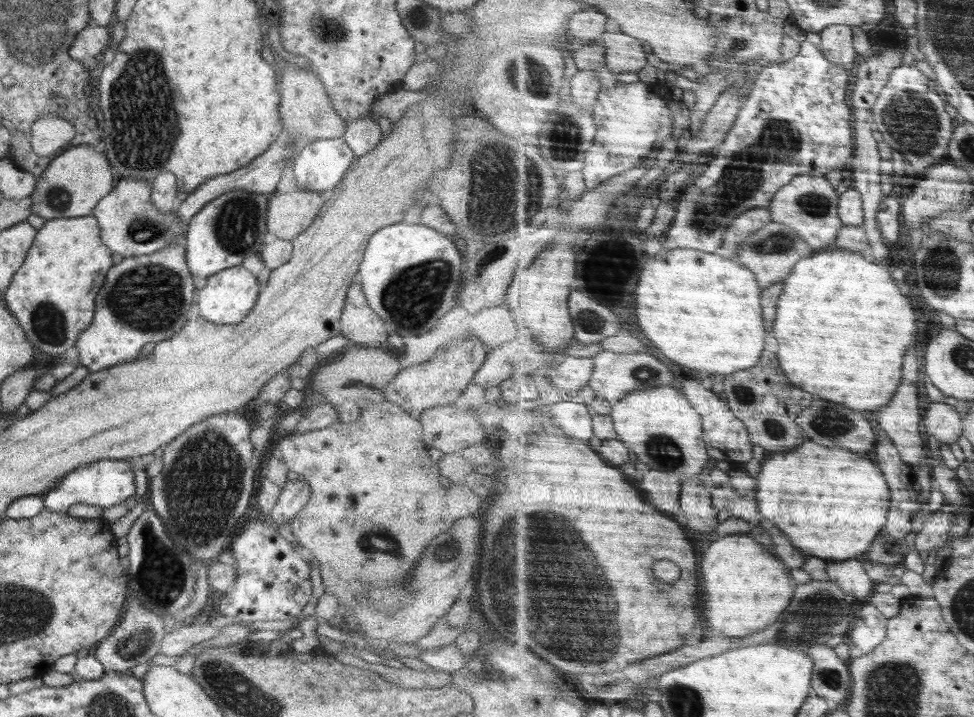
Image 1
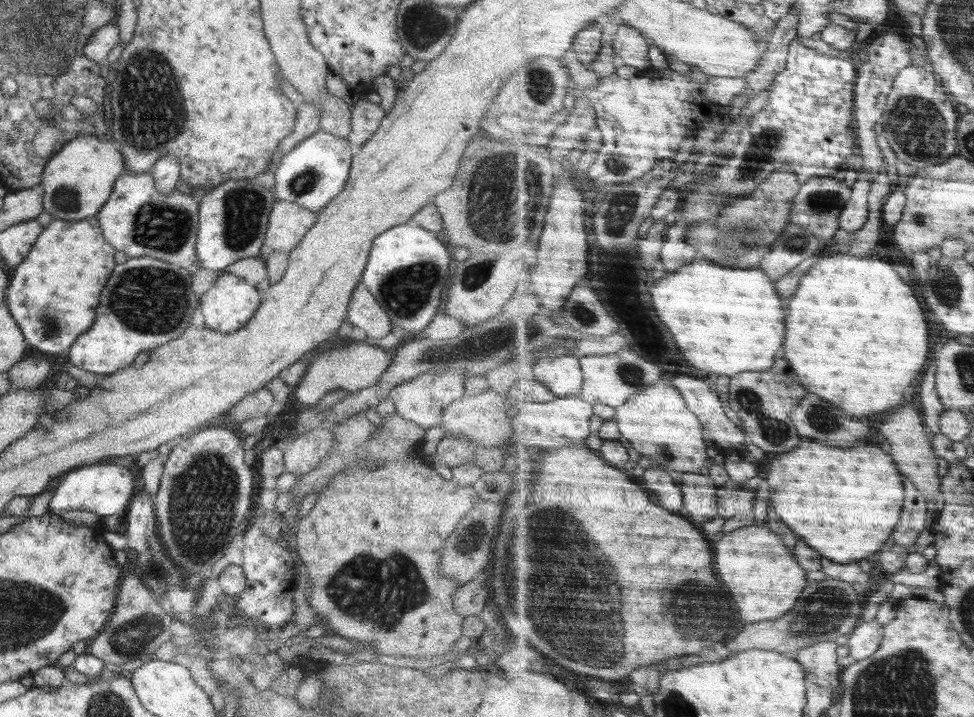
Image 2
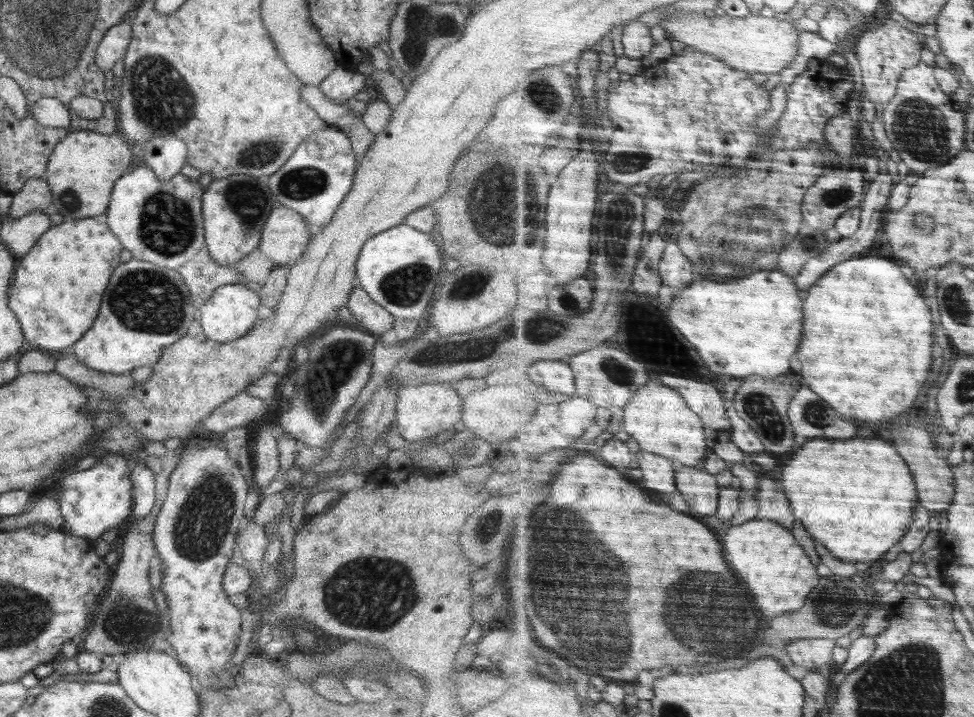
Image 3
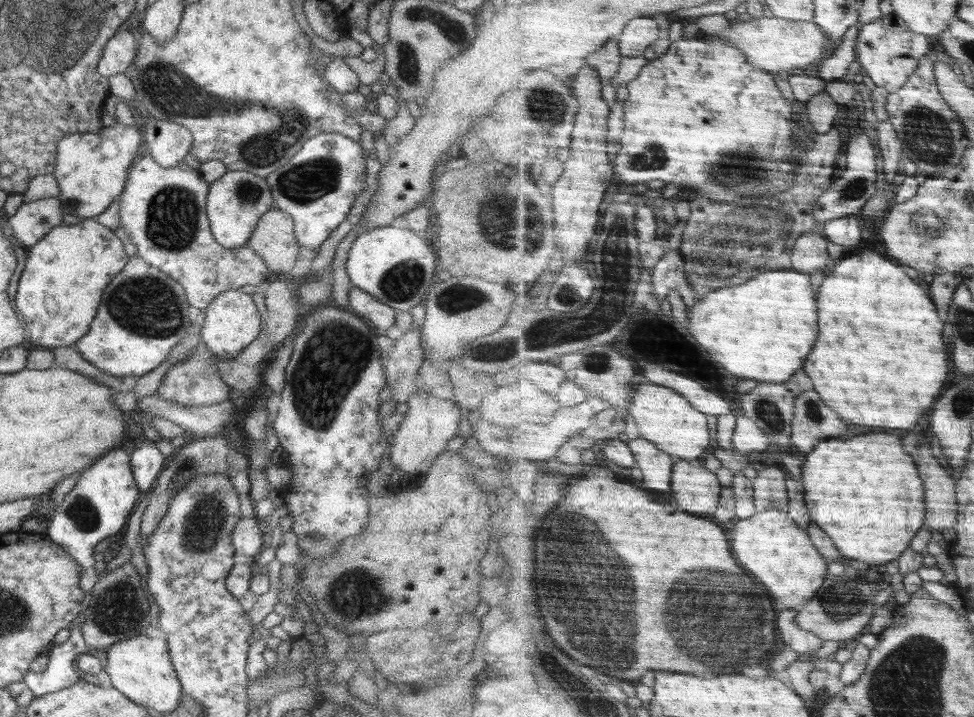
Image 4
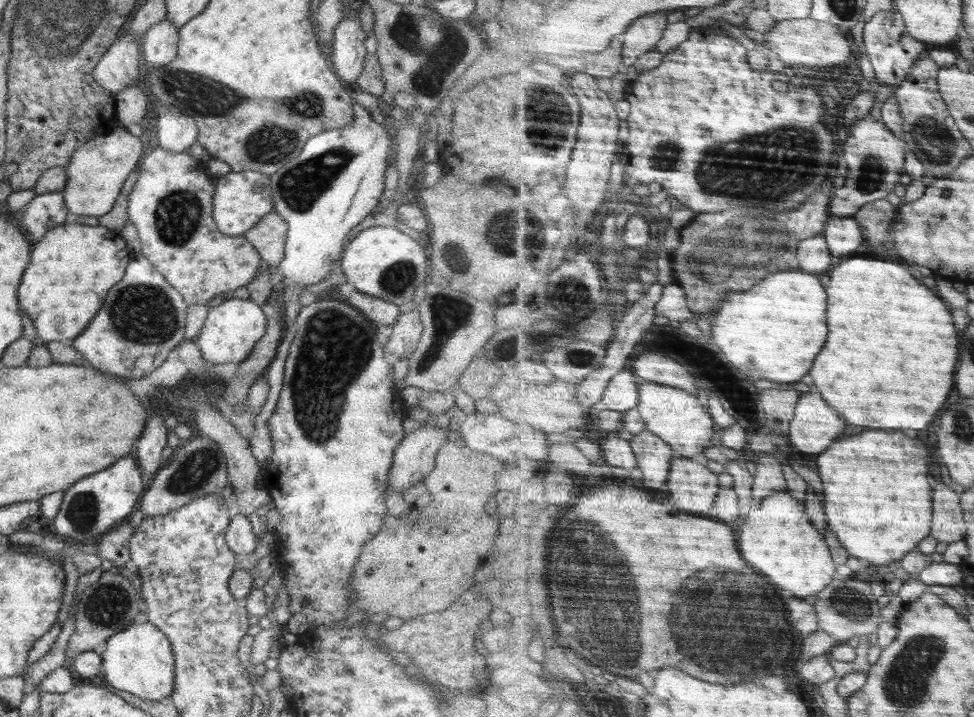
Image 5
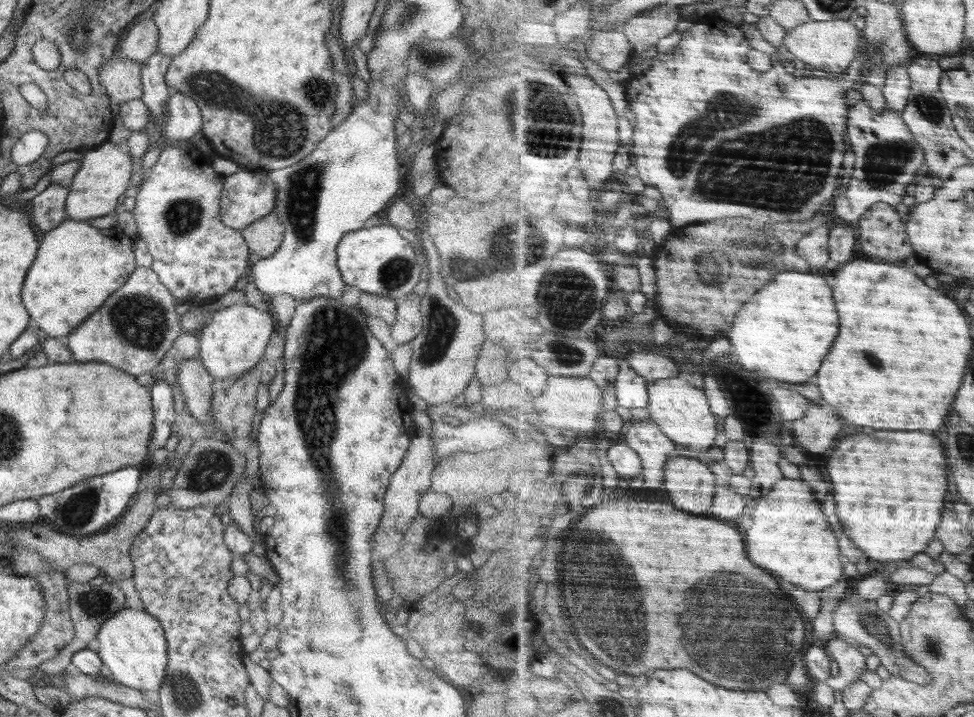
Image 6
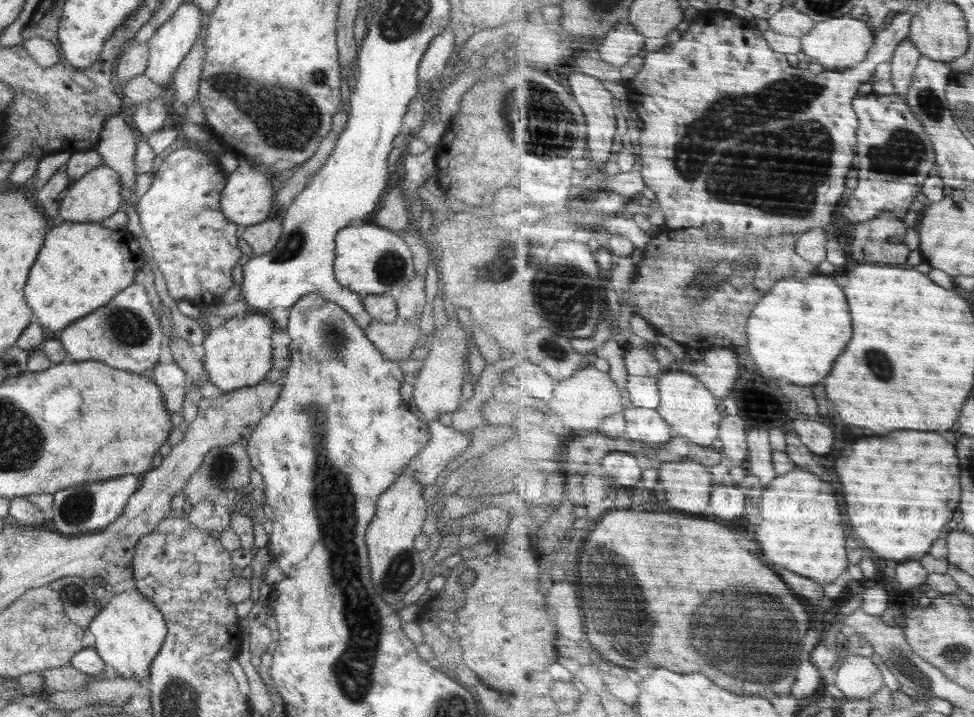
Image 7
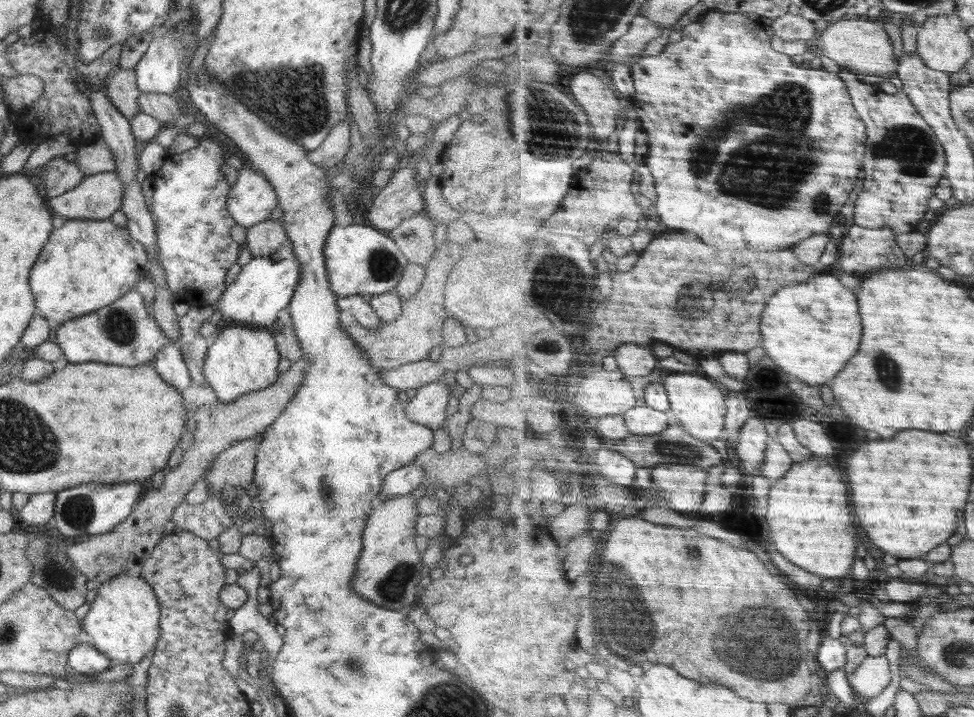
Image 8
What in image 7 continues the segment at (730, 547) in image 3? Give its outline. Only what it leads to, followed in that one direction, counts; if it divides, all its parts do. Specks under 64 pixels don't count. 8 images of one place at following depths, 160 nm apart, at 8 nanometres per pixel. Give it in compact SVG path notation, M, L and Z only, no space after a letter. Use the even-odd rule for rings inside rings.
M800 468L774 480L765 492L759 501L766 522L760 526L758 542L766 558L818 582L836 582L848 571L851 562L846 548L848 532L834 486L814 472Z

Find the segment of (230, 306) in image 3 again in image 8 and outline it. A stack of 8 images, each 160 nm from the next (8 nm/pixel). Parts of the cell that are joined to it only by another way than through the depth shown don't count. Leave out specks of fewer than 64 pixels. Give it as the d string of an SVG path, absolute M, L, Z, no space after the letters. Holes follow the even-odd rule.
M221 325L216 340L206 352L203 375L221 402L234 402L239 396L268 388L279 375L281 359L272 329L251 325Z

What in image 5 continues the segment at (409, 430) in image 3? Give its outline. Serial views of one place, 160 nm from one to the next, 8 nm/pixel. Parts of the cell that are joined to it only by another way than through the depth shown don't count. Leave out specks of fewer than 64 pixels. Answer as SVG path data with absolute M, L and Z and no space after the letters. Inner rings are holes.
M423 425L408 433L396 447L387 484L397 493L424 481L434 470L438 450L448 441L448 429Z

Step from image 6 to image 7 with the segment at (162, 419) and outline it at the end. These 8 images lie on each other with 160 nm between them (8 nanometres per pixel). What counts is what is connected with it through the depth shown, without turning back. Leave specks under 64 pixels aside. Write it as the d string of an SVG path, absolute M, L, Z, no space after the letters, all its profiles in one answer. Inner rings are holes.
M160 364L154 367L154 382L162 388L166 398L166 410L170 412L174 425L178 427L183 419L182 402L188 383L186 373L178 364Z

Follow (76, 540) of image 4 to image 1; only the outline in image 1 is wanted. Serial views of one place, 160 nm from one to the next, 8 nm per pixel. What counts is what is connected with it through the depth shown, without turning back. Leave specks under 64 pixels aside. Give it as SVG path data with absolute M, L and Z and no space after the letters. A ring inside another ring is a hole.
M102 459L65 474L60 480L60 486L56 486L56 490L50 490L48 496L43 496L43 500L49 510L67 512L73 504L78 503L110 508L125 503L132 496L136 497L134 473L130 463L127 460Z

